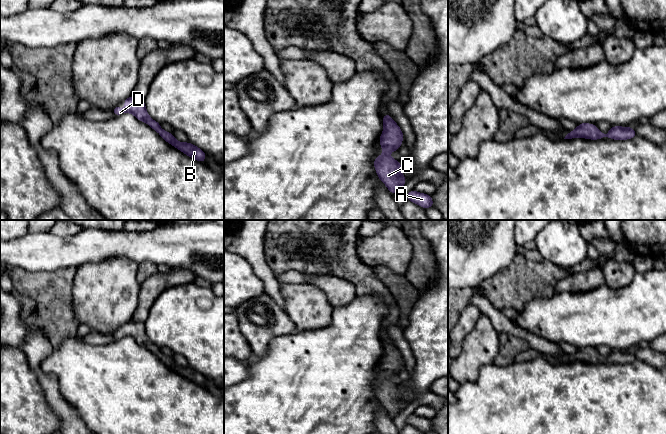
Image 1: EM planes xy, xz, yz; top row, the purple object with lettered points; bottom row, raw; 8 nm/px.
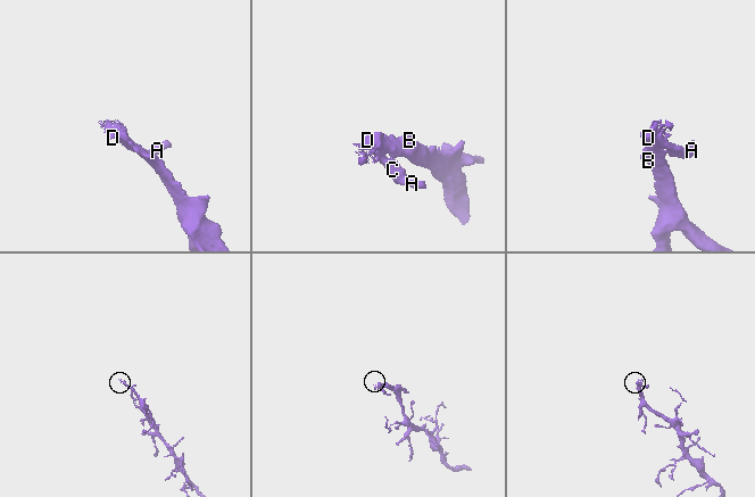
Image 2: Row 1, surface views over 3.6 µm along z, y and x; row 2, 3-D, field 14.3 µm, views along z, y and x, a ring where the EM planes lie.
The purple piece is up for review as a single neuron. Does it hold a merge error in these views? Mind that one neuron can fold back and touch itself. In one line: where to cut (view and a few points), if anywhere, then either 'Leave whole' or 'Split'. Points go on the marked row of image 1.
No split. Leave whole

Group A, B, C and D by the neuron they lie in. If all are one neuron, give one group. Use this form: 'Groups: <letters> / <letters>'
Groups: A B C D

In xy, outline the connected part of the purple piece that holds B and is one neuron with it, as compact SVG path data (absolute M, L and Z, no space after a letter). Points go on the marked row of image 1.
M130 96L122 102L126 104L125 109L120 110L120 104L117 104L112 110L114 116L119 116L128 112L132 113L139 121L146 122L153 130L158 132L166 142L173 145L175 148L185 153L189 157L205 164L206 153L203 150L190 142L182 143L177 141L172 133L161 129L160 123L150 118L146 111L144 99L138 99Z

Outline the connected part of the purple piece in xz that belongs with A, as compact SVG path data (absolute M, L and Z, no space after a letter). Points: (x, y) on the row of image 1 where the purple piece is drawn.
M412 190L407 193L406 200L412 201L418 204L419 206L423 207L425 210L430 207L434 207L431 195L419 193L419 192L416 192L415 190Z

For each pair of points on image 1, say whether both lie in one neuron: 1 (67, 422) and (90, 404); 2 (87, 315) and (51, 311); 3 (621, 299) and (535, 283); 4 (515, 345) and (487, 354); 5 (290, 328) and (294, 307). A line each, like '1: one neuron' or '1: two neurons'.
1: two neurons
2: two neurons
3: two neurons
4: two neurons
5: two neurons

